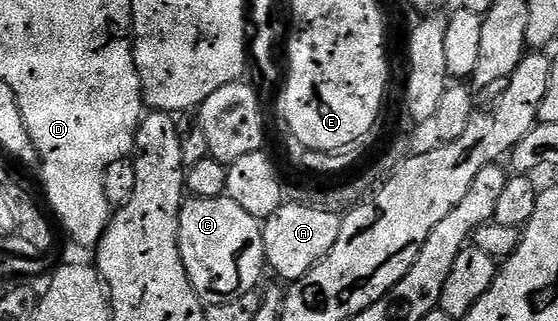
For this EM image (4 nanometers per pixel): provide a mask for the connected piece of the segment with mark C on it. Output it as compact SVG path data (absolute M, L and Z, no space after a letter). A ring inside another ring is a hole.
M227 194L218 198L188 198L180 207L178 222L178 246L182 254L182 266L186 266L186 274L194 286L194 290L205 305L225 304L237 300L247 292L256 292L256 283L260 275L266 272L264 259L264 230L261 221L246 214L238 202L234 202Z

